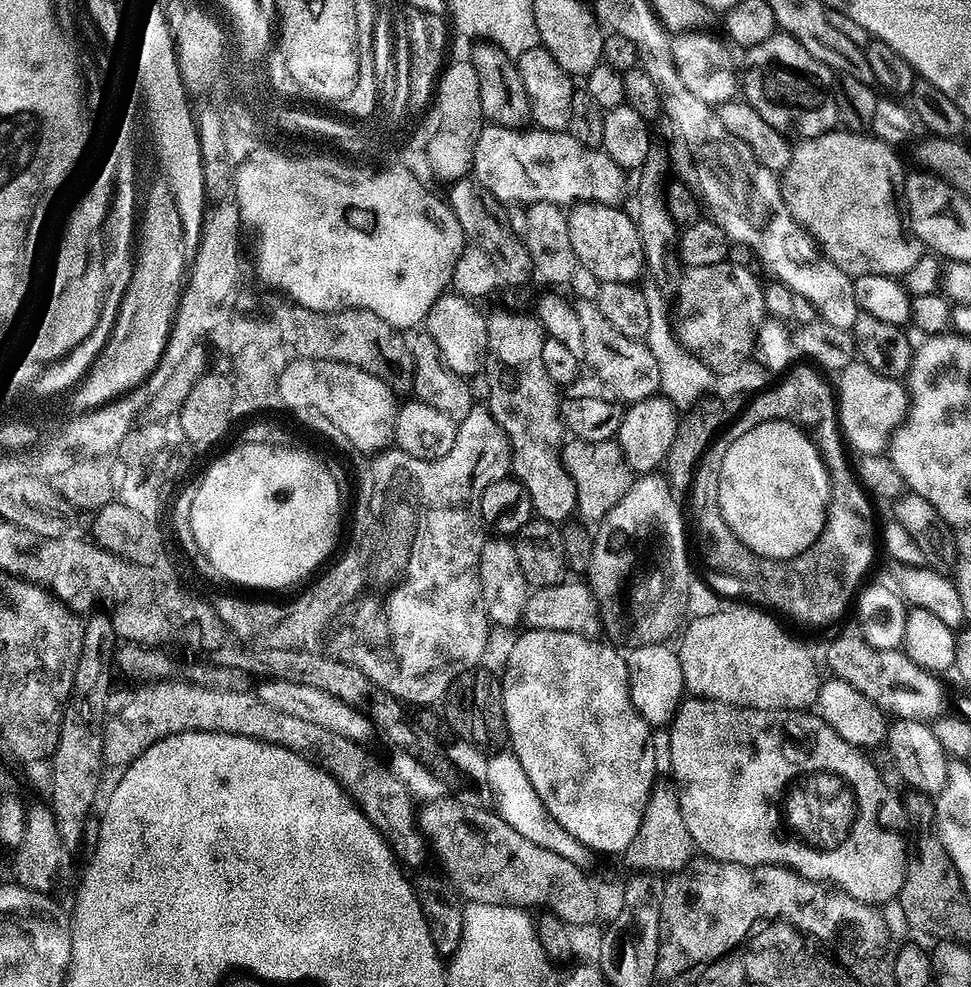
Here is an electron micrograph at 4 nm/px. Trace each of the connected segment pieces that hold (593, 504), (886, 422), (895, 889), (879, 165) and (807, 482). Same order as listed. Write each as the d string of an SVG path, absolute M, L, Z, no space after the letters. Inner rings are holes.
M572 438L565 443L562 455L564 469L570 474L576 487L576 507L581 521L600 521L624 497L626 490L630 490L634 473L615 439L586 442Z
M857 358L838 374L834 391L838 405L838 428L847 447L860 456L878 456L889 451L892 435L908 415L908 390L900 380L891 380Z
M688 698L681 703L667 732L668 764L672 767L670 776L676 786L682 810L682 822L686 822L686 830L690 830L693 845L699 851L701 848L704 851L701 853L707 859L720 860L723 864L778 864L781 868L791 868L793 872L808 880L827 882L850 894L850 898L858 898L858 902L873 906L883 906L888 900L899 897L908 865L908 849L905 837L903 840L898 833L880 825L880 803L883 802L886 791L884 779L880 777L871 759L861 749L838 738L838 734L834 734L832 727L820 719L819 715L808 710L791 712L785 708L782 710L734 708L730 704L719 704L716 700ZM704 792L712 792L712 800L716 802L714 816L708 816L706 822L704 822Z
M833 130L809 140L801 139L792 150L786 170L779 177L782 198L797 220L820 247L824 257L850 277L866 274L903 277L914 262L926 255L921 240L915 239L906 227L901 207L906 167L893 145L877 140L871 134Z
M771 420L742 434L726 450L718 482L722 518L750 551L765 560L791 560L815 542L830 507L828 471L816 444L797 424Z

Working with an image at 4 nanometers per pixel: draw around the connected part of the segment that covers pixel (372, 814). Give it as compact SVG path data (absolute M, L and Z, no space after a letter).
M169 678L145 683L131 693L132 700L127 707L113 715L104 726L104 763L108 768L123 770L129 764L138 759L150 746L156 742L162 742L164 738L170 738L183 732L217 732L218 734L230 734L242 738L261 740L266 744L273 744L298 754L311 764L316 764L321 771L333 777L340 789L350 797L353 803L360 808L364 817L374 825L388 841L393 856L401 865L409 869L416 868L426 856L426 841L420 835L417 825L414 823L414 804L412 808L412 796L402 781L386 772L366 751L365 745L356 744L350 738L342 738L342 734L333 734L330 730L322 730L315 722L306 722L303 718L294 718L291 714L278 714L271 706L265 706L256 697L255 691L242 694L230 694L226 690L210 690L187 679L176 680Z

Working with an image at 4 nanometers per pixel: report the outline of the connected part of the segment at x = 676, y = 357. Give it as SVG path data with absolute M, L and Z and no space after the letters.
M647 274L641 275L638 286L645 295L650 317L649 329L643 341L650 354L657 359L661 395L667 397L678 410L687 410L709 393L707 390L714 384L714 374L700 359L689 354L676 338L670 317L670 300L666 298L667 289Z

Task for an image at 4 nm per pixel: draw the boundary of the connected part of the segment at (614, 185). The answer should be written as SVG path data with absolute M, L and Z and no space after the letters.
M488 124L480 129L478 142L472 151L471 175L482 187L490 190L494 198L498 198L505 205L527 206L534 202L550 202L561 206L571 206L577 202L587 202L616 206L621 203L619 200L624 196L626 172L600 148L584 148L582 142L578 142L578 138L574 138L567 130L551 132L535 126L521 130Z

